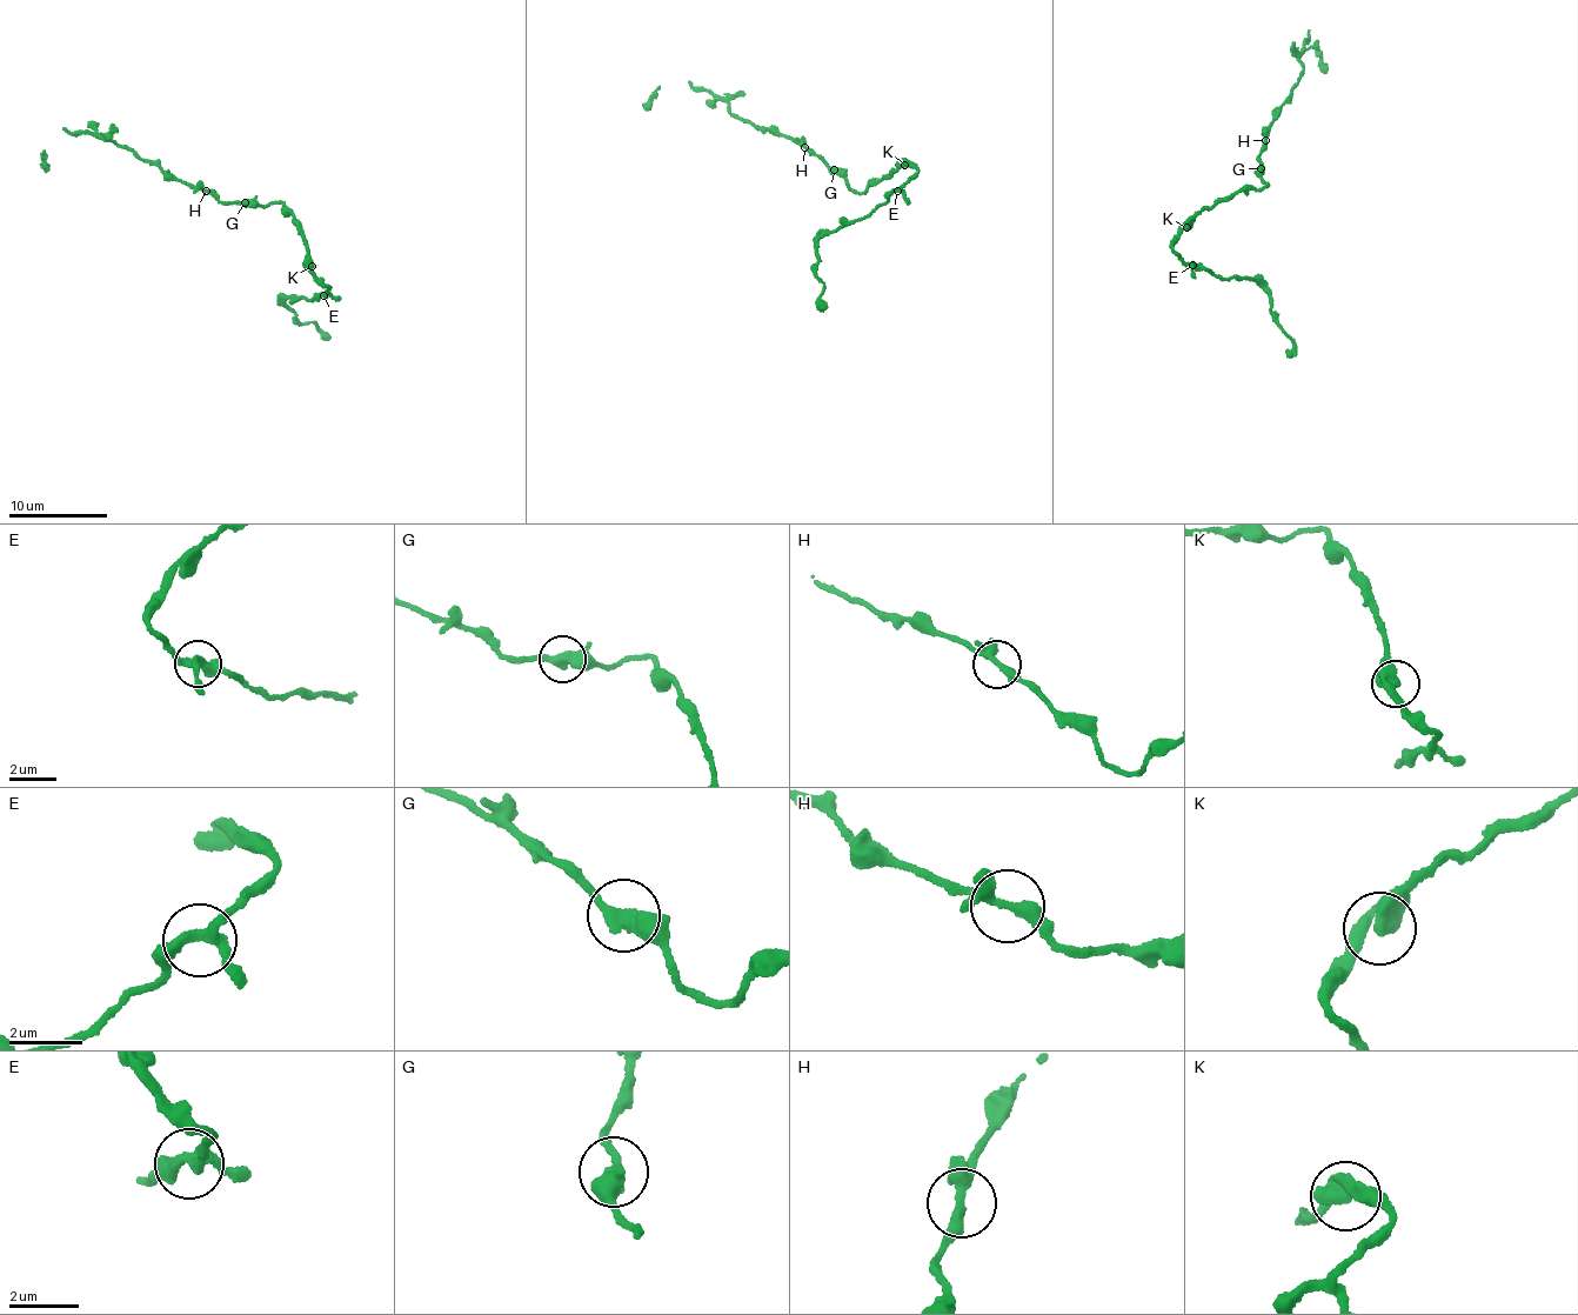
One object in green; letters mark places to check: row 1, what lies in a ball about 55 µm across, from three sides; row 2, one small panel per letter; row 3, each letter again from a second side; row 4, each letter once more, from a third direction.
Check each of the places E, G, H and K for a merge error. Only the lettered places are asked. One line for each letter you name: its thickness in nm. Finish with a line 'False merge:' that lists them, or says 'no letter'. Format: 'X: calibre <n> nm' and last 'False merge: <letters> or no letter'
False merge: no letter

